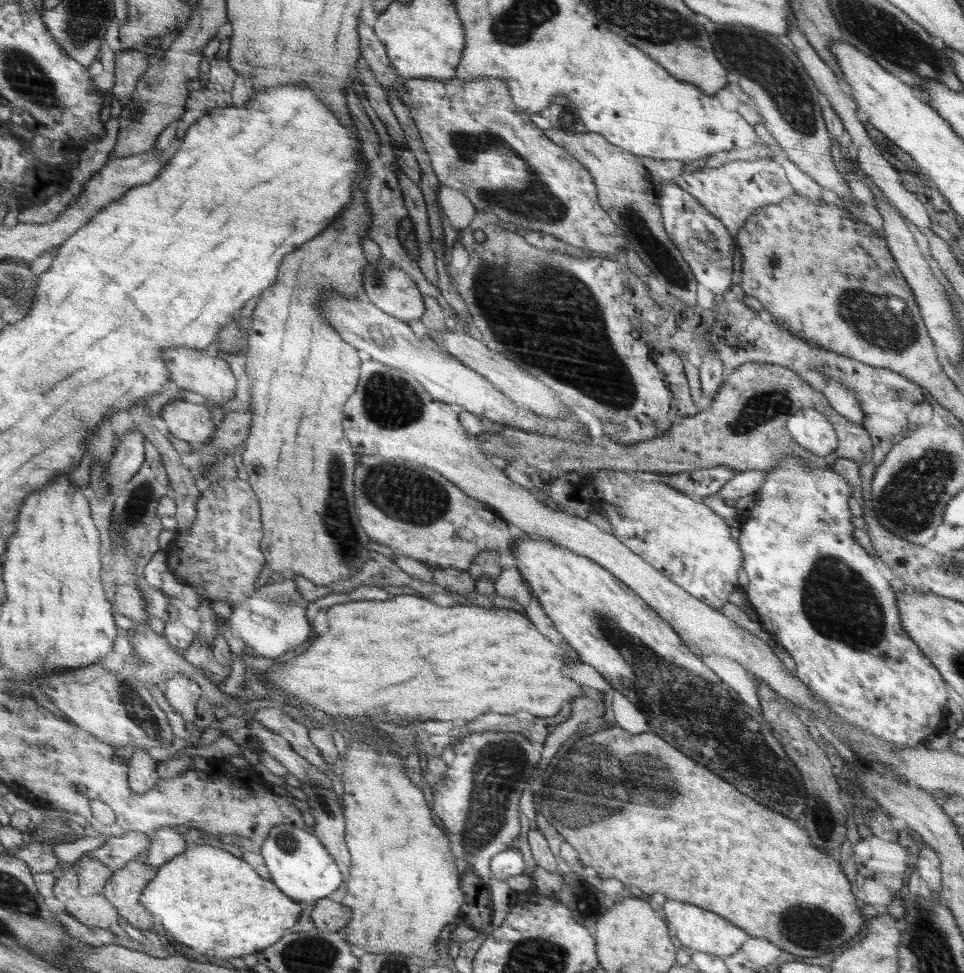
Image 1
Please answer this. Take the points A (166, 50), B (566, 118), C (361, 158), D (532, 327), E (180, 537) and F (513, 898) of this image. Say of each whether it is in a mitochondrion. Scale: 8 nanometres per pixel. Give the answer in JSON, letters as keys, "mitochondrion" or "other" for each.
{"A":"other","B":"mitochondrion","C":"other","D":"mitochondrion","E":"other","F":"other"}

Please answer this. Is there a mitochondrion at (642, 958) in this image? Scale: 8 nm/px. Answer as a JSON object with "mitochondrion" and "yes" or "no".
{"mitochondrion":"no"}

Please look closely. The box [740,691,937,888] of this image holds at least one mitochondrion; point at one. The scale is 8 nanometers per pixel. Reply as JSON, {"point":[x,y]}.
{"point":[822,813]}

